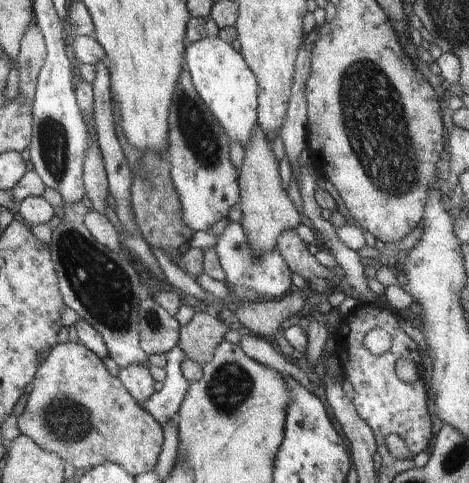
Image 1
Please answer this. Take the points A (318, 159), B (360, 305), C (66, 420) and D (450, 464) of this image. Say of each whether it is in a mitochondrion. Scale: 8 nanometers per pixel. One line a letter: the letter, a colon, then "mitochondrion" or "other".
A: other
B: other
C: mitochondrion
D: mitochondrion

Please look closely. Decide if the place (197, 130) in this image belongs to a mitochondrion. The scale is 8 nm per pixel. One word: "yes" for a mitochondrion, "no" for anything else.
yes

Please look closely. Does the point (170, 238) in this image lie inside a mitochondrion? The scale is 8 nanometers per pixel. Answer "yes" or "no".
no

